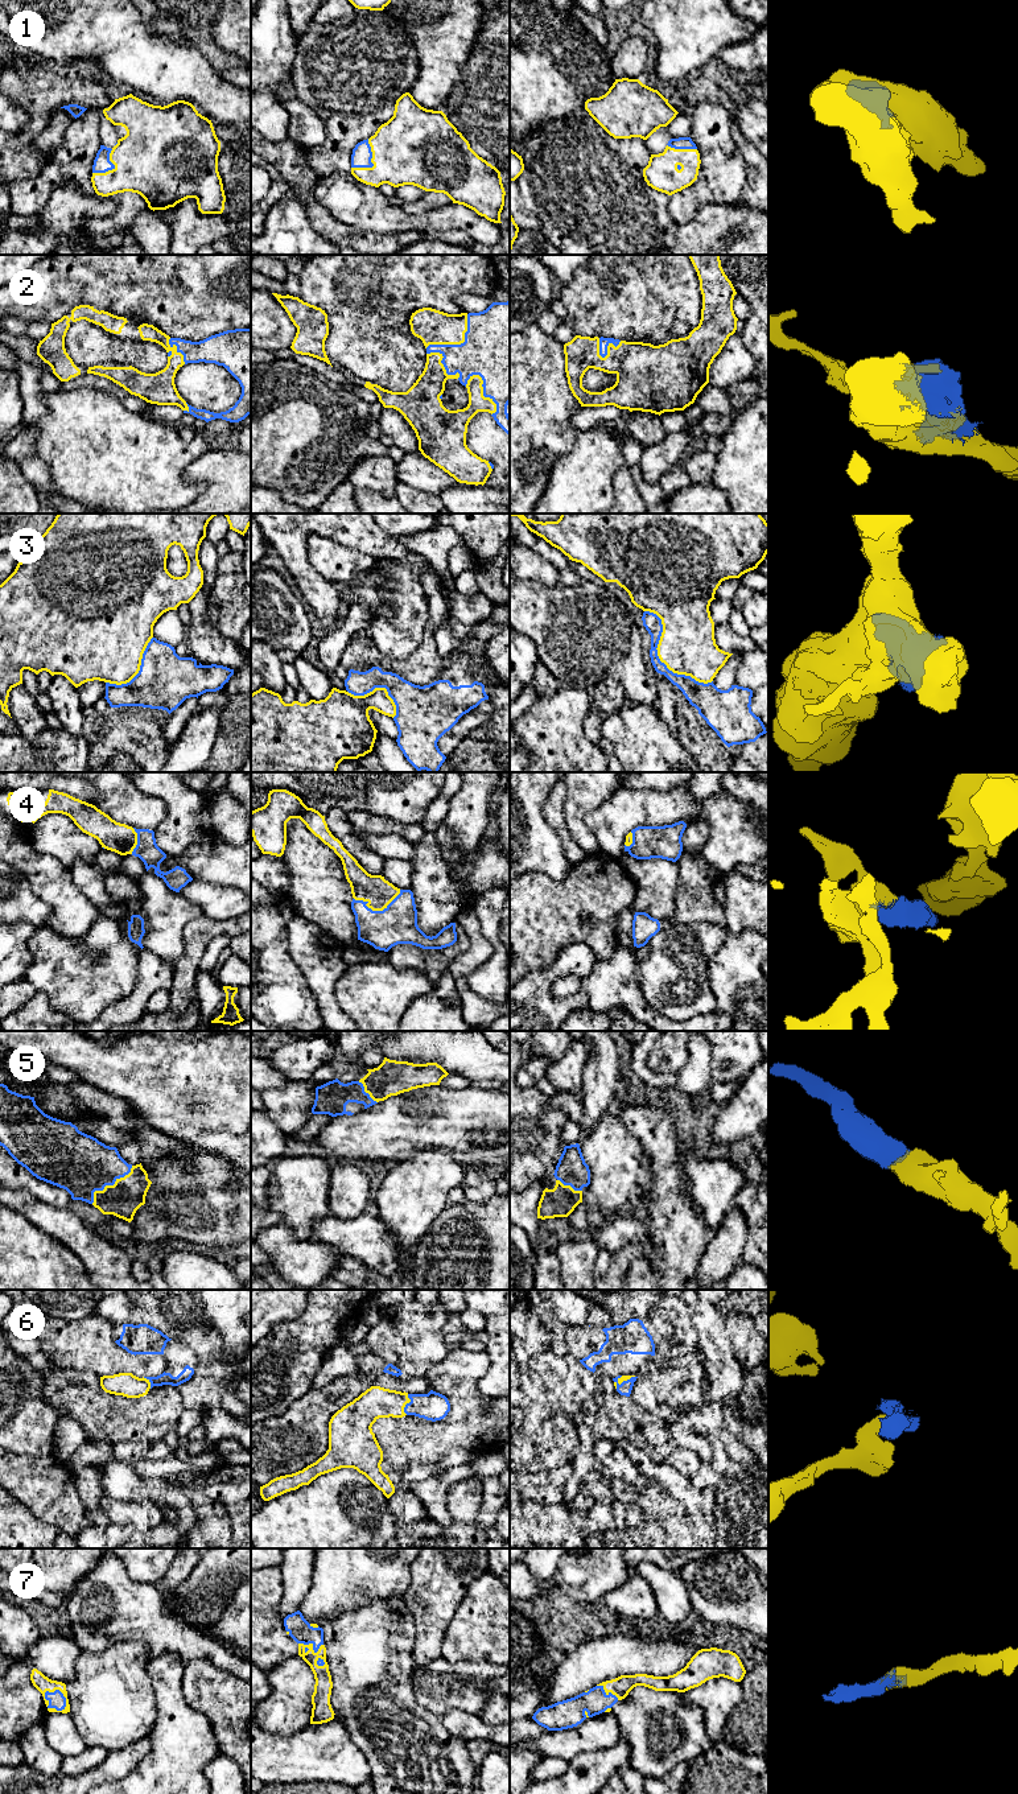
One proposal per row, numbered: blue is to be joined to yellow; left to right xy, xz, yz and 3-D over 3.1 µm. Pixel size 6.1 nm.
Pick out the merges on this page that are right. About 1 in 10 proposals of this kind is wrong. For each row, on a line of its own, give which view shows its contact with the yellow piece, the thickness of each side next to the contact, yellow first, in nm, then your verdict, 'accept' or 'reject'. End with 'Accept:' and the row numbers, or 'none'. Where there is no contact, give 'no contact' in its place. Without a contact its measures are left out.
1: xz | 440/120 nm | accept
2: xz | 220/420 nm | accept
3: yz | 340/110 nm | reject
4: xz | 180/240 nm | accept
5: xy | 220/360 nm | accept
6: xz | 190/180 nm | accept
7: xy | 100/100 nm | accept
Accept: 1, 2, 4, 5, 6, 7

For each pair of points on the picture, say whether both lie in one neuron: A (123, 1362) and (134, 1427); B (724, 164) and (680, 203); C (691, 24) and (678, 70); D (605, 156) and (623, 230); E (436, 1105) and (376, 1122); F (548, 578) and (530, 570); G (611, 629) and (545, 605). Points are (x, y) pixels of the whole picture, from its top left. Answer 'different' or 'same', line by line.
A: different
B: same
C: same
D: same
E: same
F: same
G: same

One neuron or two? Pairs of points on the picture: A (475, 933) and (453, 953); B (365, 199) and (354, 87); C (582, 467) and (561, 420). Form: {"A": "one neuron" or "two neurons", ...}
{"A": "two neurons", "B": "two neurons", "C": "two neurons"}

